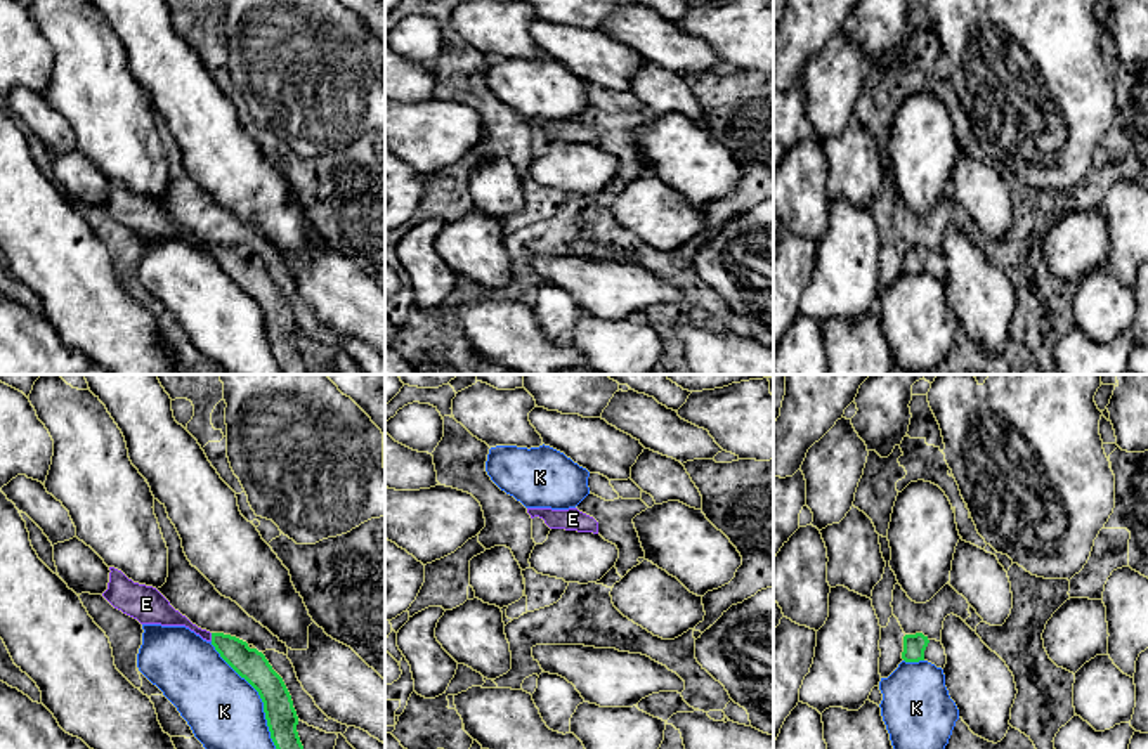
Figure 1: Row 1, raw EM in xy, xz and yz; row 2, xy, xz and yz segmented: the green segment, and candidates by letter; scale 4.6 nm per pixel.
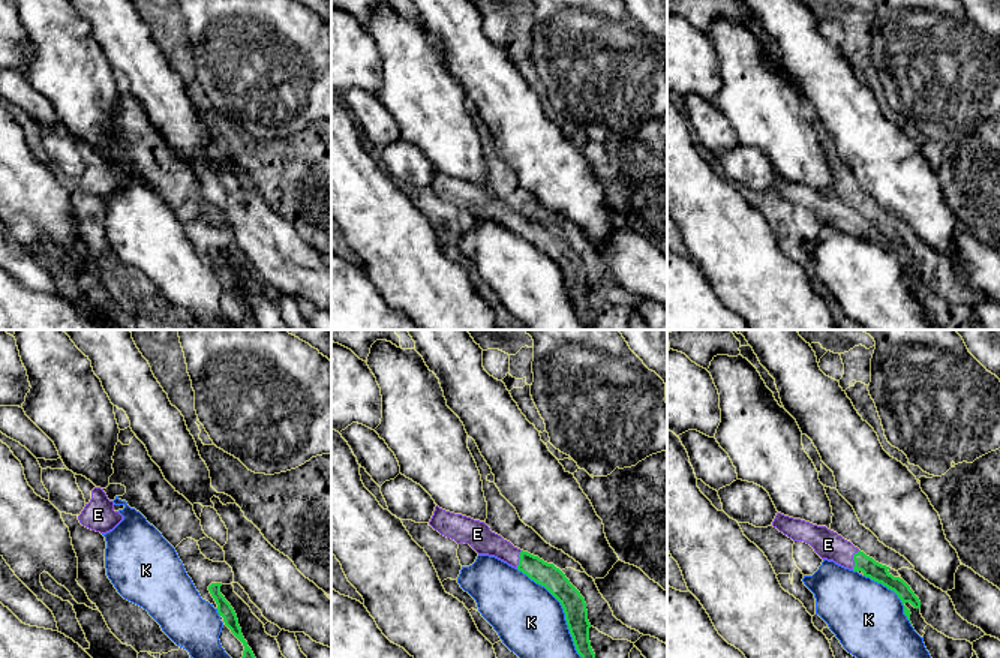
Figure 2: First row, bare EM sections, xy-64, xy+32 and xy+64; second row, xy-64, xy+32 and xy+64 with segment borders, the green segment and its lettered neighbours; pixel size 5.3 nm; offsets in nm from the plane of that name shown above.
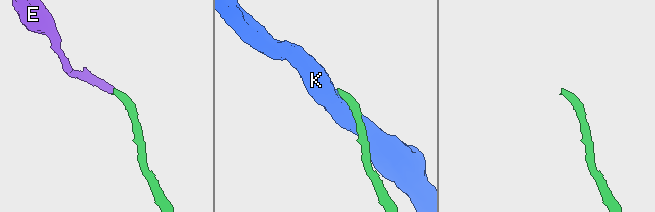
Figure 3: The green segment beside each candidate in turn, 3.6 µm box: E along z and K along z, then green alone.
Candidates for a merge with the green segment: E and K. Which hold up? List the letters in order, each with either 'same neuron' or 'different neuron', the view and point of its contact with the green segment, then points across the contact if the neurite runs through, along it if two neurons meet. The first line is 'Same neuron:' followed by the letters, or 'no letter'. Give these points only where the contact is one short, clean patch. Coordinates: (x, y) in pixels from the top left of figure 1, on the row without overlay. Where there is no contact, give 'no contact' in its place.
Same neuron: E
E: same neuron | xy (212, 248) | across xy (248, 274), (212, 248), (165, 226)
K: different neuron | xy (262, 312)

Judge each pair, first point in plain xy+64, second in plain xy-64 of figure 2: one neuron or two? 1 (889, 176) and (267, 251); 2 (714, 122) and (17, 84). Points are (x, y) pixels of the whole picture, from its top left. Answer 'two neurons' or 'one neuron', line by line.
1: two neurons
2: one neuron

